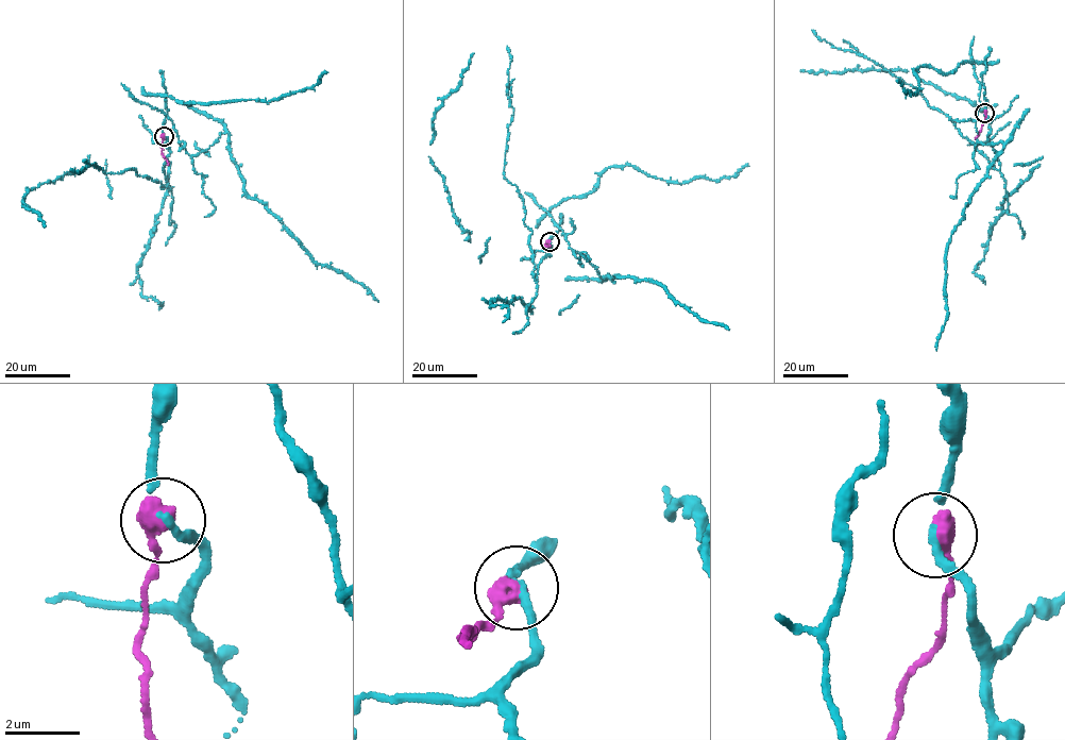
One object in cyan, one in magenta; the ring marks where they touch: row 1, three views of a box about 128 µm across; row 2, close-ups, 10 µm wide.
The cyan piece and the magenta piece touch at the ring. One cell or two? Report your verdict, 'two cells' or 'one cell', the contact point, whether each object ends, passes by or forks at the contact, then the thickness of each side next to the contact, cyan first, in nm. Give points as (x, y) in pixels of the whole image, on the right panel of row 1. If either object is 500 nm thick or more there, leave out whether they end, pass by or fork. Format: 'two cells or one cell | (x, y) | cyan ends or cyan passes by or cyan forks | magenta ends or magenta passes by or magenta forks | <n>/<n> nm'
two cells | (984, 113) | 180/550 nm

